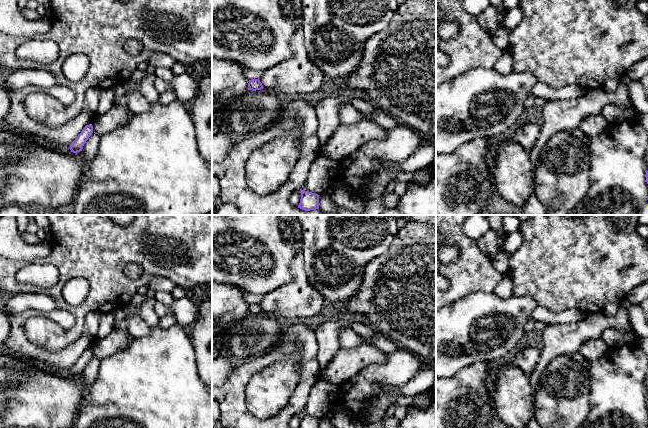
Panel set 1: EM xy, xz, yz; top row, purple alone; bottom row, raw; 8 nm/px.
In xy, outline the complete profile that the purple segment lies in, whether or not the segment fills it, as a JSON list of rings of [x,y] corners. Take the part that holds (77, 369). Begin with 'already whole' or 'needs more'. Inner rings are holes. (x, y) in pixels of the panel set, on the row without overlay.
already whole; [[[92,348],[86,349],[78,361],[70,368],[70,374],[73,377],[82,375],[84,368],[93,357]]]

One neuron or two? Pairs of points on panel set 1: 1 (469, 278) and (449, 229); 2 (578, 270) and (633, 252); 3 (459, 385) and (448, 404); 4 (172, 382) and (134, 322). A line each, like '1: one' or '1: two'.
1: one
2: one
3: one
4: two

